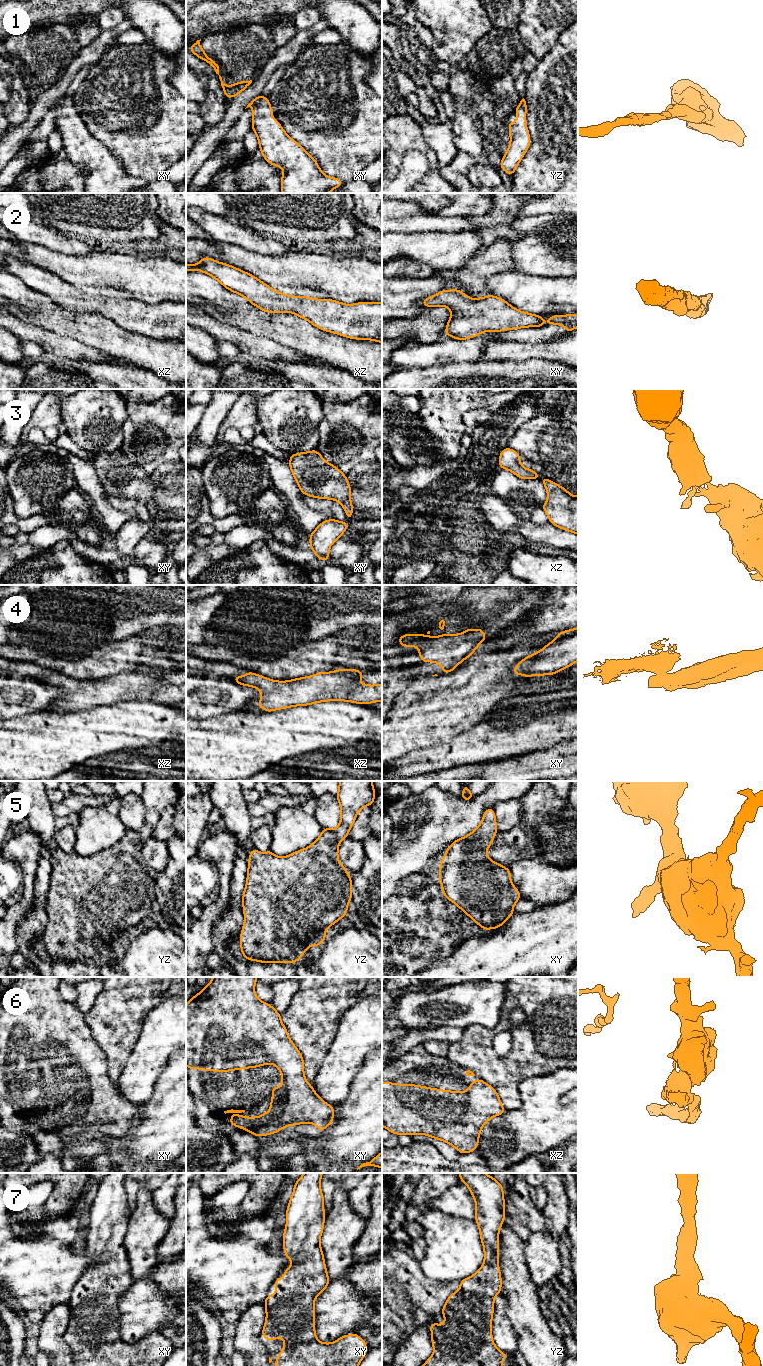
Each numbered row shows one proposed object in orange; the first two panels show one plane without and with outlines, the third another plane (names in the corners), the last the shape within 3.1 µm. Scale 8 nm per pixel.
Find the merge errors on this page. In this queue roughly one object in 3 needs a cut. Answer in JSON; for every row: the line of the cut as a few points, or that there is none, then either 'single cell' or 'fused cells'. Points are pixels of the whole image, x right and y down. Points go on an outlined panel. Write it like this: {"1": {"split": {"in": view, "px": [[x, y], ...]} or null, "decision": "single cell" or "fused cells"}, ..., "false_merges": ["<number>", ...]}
{"1": {"split": null, "decision": "single cell"}, "2": {"split": null, "decision": "single cell"}, "3": {"split": {"in": "xy", "px": [[347, 514], [351, 516]]}, "decision": "fused cells"}, "4": {"split": {"in": "xy", "px": [[454, 667], [444, 671]]}, "decision": "fused cells"}, "5": {"split": null, "decision": "single cell"}, "6": {"split": null, "decision": "single cell"}, "7": {"split": null, "decision": "single cell"}, "false_merges": ["3", "4"]}

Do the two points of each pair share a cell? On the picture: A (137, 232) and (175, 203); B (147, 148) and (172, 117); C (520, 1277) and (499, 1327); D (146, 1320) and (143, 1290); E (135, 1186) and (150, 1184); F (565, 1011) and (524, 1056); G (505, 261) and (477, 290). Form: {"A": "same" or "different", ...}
{"A": "different", "B": "same", "C": "different", "D": "same", "E": "same", "F": "same", "G": "same"}

